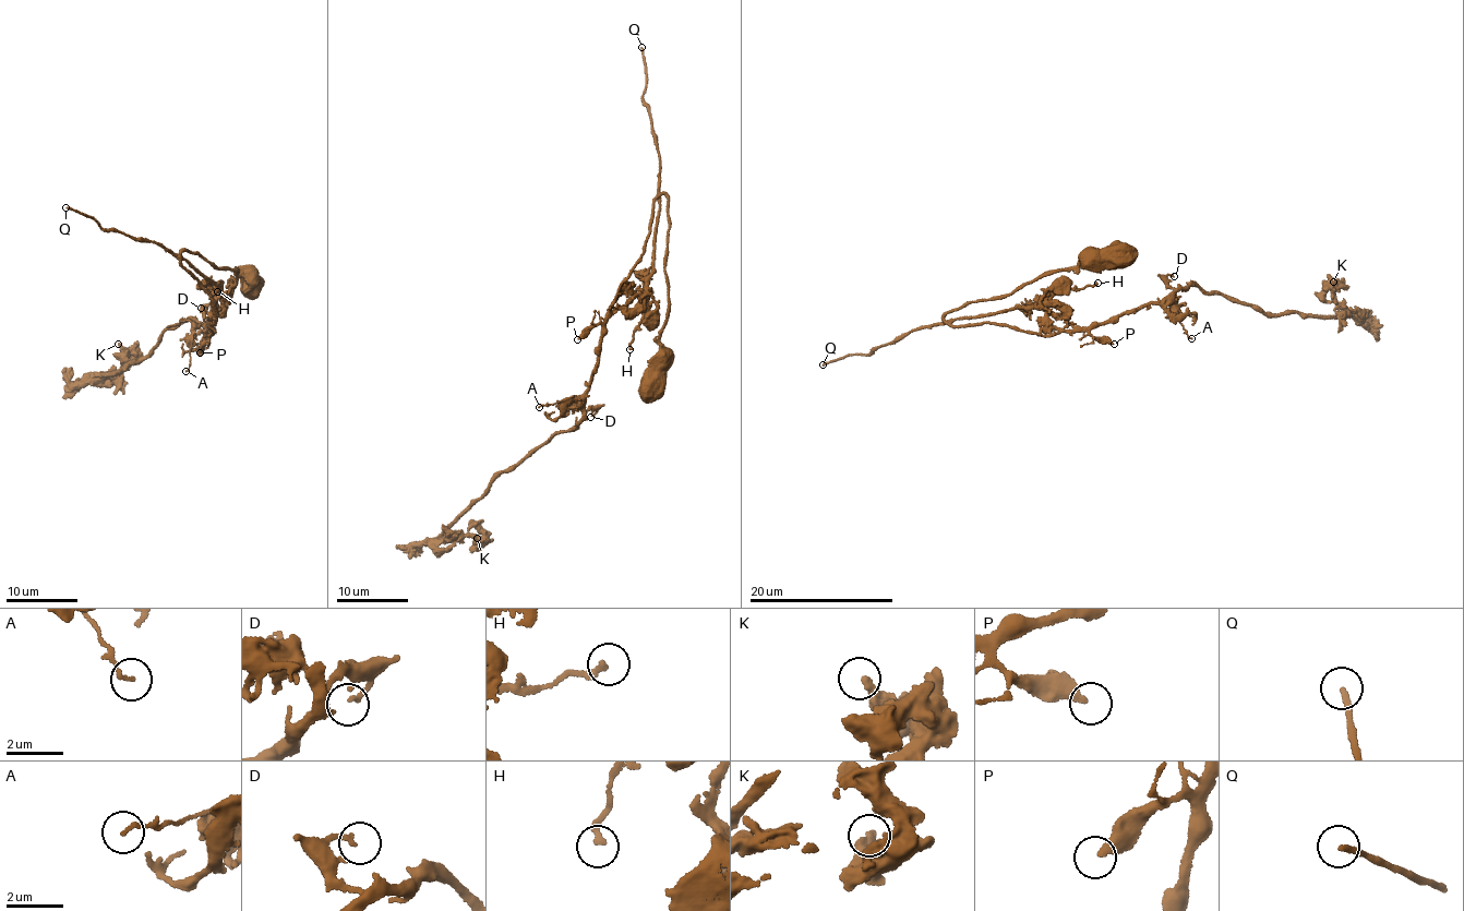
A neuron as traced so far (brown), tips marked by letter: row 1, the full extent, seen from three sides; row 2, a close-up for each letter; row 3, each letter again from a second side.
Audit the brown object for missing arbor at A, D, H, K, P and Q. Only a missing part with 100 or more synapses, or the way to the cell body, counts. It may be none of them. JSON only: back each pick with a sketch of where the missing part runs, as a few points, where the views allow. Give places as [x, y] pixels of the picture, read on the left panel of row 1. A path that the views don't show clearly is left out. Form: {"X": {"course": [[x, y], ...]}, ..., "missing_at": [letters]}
{"missing_at": []}

